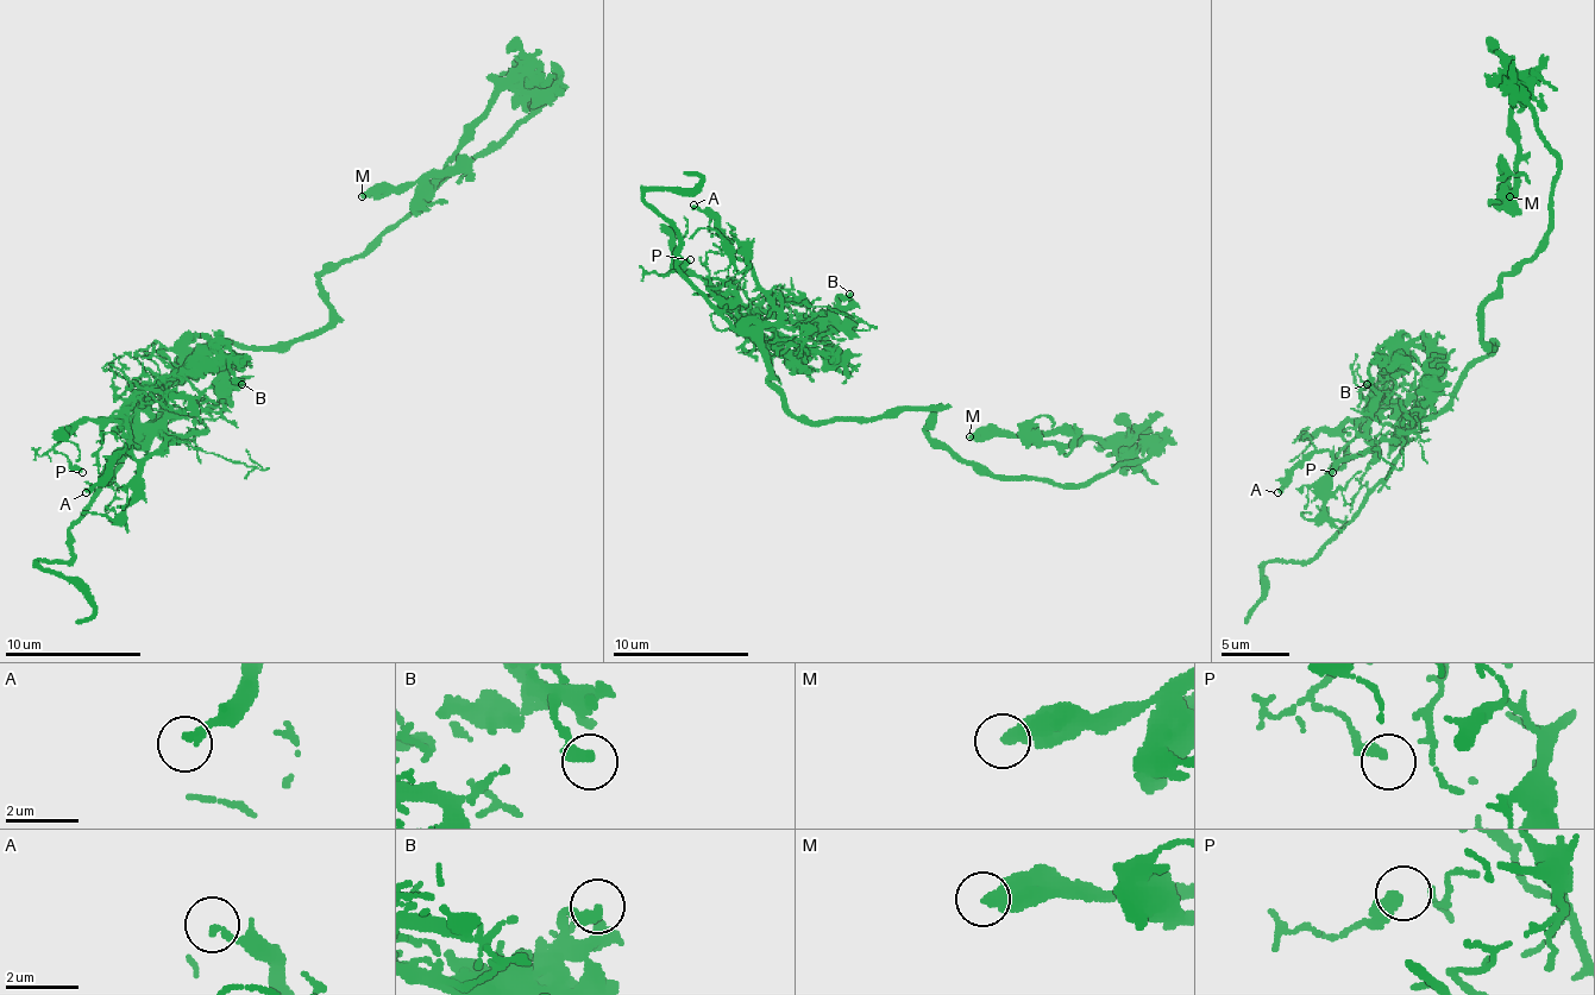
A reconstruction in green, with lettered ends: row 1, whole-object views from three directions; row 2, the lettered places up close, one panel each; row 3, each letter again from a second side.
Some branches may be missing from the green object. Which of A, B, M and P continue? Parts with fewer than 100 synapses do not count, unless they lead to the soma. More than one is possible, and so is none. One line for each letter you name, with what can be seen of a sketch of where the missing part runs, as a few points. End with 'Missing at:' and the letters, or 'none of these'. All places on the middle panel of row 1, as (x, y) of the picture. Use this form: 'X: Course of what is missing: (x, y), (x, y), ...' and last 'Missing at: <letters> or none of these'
Missing at: none of these

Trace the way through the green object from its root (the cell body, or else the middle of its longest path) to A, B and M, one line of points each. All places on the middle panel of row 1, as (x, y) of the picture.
A: (921, 409), (870, 420), (798, 420), (771, 385), (761, 323), (771, 303), (723, 228), (694, 205)
B: (921, 409), (805, 423), (771, 385), (754, 317), (816, 321), (849, 294)
M: (921, 409), (939, 409), (935, 440), (993, 474), (1085, 484), (1140, 467), (1101, 440), (969, 436)

